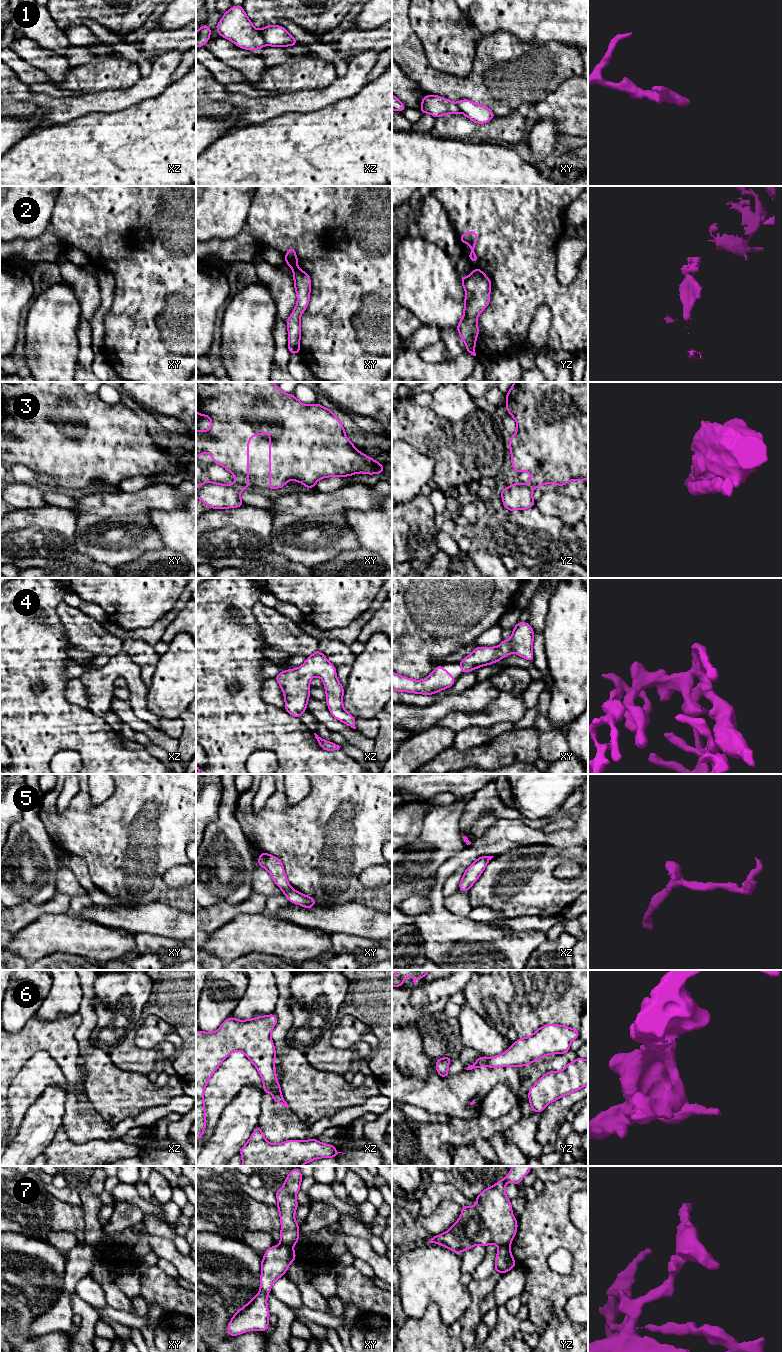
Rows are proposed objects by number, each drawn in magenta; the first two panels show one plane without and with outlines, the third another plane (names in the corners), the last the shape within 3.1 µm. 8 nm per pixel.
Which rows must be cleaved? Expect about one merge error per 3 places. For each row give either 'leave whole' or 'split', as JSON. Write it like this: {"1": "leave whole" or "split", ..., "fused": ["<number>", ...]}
{"1": "split", "2": "split", "3": "split", "4": "leave whole", "5": "leave whole", "6": "leave whole", "7": "split", "fused": ["1", "2", "3", "7"]}

